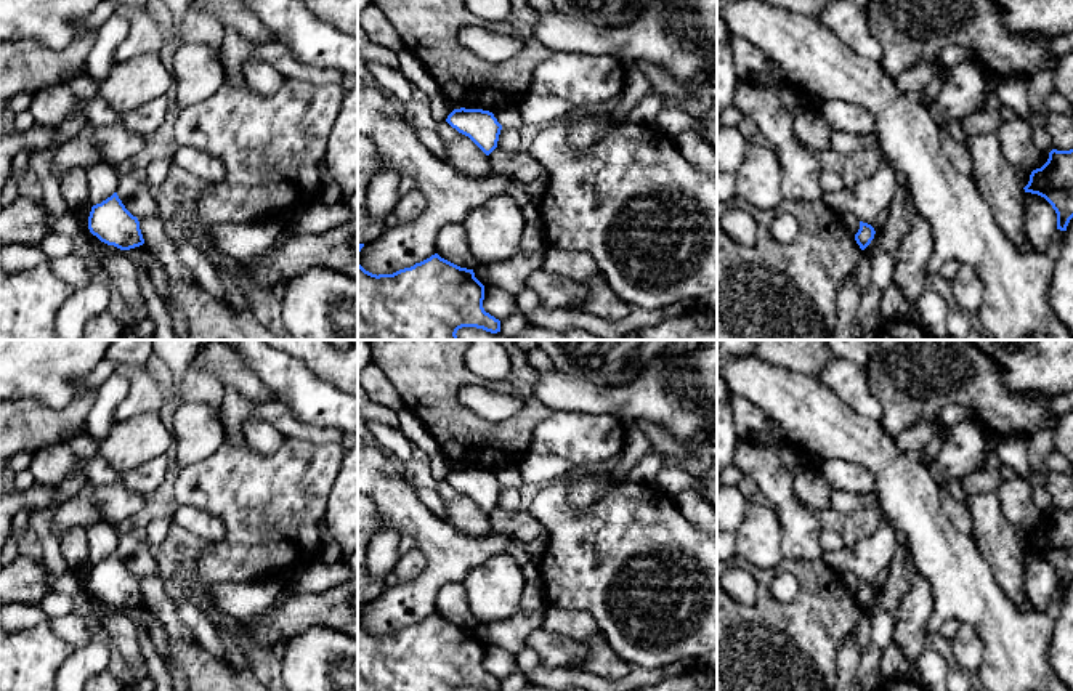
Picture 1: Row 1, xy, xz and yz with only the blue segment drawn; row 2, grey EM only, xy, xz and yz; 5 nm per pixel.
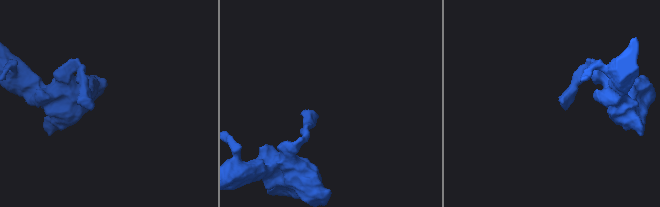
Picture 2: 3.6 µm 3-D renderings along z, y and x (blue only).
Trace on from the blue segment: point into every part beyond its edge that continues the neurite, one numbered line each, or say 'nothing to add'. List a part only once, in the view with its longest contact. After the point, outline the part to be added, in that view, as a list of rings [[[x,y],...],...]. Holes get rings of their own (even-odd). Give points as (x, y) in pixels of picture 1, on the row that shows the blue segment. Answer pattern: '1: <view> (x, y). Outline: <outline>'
nothing to add

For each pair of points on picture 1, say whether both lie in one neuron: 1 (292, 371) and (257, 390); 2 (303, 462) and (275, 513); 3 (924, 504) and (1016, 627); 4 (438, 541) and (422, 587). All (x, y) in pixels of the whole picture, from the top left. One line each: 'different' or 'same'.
1: different
2: same
3: same
4: same

